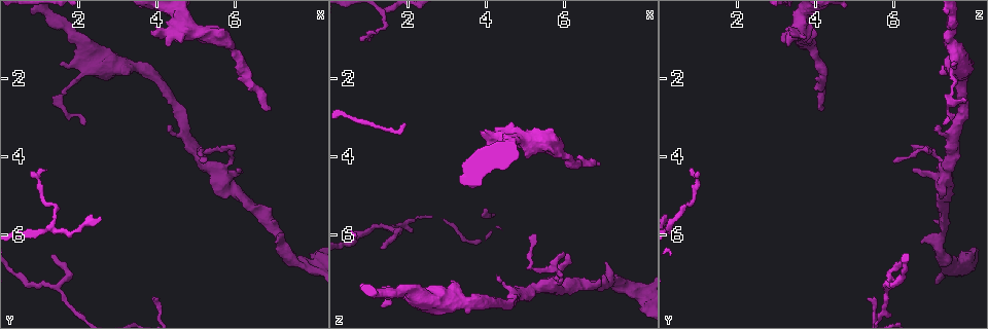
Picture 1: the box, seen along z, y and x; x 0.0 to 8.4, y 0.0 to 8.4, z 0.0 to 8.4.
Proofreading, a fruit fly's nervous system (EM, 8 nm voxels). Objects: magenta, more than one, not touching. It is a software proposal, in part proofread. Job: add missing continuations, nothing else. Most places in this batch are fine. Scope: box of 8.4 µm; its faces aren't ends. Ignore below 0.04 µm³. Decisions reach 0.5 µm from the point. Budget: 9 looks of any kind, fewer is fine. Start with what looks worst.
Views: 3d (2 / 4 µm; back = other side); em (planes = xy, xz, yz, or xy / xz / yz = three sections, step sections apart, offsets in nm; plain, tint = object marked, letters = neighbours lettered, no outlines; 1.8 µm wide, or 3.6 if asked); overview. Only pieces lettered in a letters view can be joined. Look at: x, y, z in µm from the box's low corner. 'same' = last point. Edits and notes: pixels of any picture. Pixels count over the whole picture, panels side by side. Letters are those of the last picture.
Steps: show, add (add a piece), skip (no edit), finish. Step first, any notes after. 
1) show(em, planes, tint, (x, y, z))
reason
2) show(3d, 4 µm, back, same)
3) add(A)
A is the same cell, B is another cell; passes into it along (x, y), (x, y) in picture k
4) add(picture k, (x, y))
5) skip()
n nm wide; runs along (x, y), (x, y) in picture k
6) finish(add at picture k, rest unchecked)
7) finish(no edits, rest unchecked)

show(em, 3.6 µm, planes, plain, (6.85, 2.75, 4.20))
free end

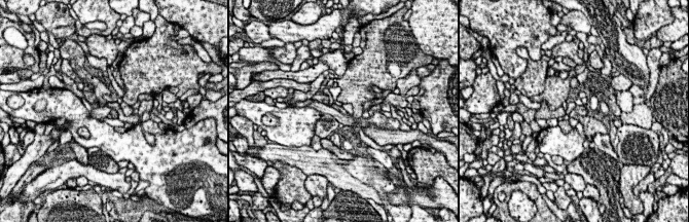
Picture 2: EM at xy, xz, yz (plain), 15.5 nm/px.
show(em, 3.6 µm, planes, tint, same)
where the object lies

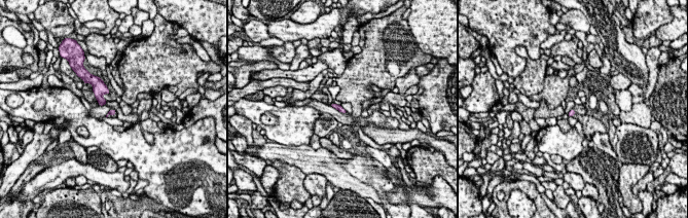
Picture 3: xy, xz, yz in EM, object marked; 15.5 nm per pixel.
show(em, 3.6 µm, planes, letters, same)

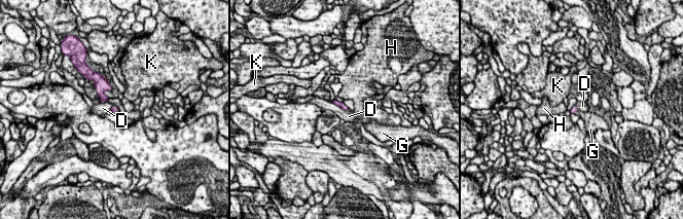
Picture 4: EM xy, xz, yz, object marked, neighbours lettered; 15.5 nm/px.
add(G)
G is the same cell, D, H and K are other cells; passes into it along (574, 109), (576, 110), (589, 118) in picture 4; the cell continues

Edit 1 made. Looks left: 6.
show(overview)
see it whole again

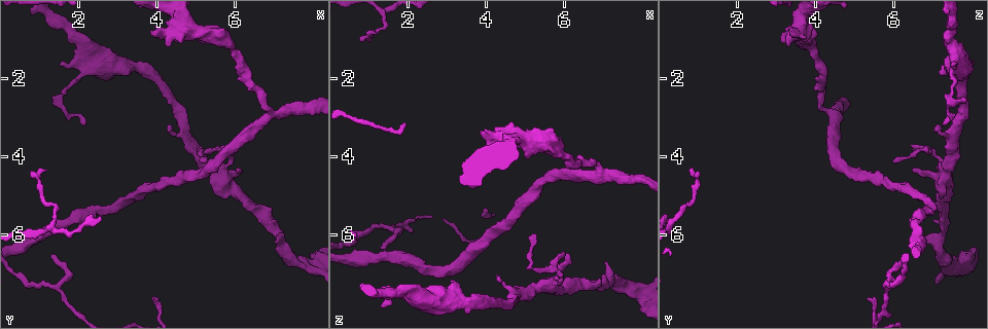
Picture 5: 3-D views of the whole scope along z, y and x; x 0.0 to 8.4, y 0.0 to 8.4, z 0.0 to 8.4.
show(em, planes, letters, (4.35, 1.20, 3.25))
stops while still wide

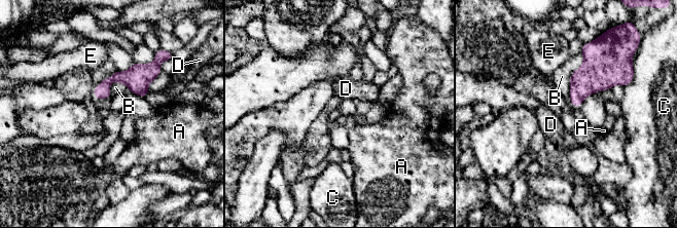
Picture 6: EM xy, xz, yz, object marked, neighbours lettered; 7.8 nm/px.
skip()
A, B, C, D and E are other cells; border along (581, 51), (568, 96) in picture 6; none of them fits

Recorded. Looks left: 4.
show(3d, 4 µm, (3.15, 1.85, 7.15))
an open end

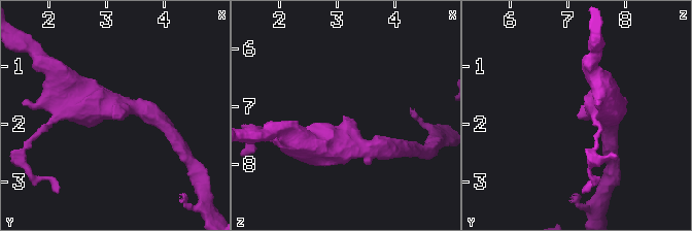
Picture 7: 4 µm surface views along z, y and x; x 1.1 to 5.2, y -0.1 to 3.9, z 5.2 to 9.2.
show(em, planes, letters, (3.15, 1.85, 7.20))

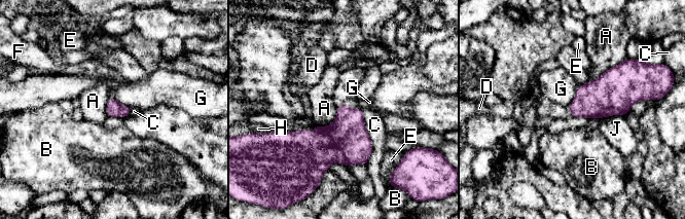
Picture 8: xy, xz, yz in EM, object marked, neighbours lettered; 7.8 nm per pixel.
skip()
A, B, C, D, E, F, G, H and J are other cells; border along (109, 95), (131, 109) in picture 8; no lettered piece goes on from it

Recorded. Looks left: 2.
show(em, planes, letters, (7.95, 6.80, 7.40))
sharp bend

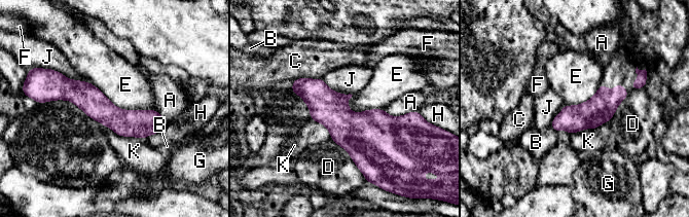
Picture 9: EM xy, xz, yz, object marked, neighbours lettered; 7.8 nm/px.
skip()
E touches over 550 nm; A, B, C, D, E, F, G, H, J and K are other cells; runs along (53, 96), (164, 123) in picture 9; no lettered piece goes on from it

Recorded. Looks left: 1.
finish(add at picture 4, rest unchecked)

